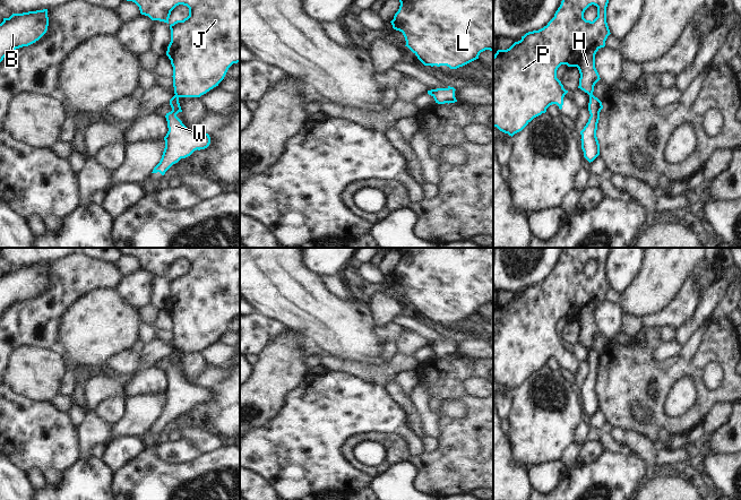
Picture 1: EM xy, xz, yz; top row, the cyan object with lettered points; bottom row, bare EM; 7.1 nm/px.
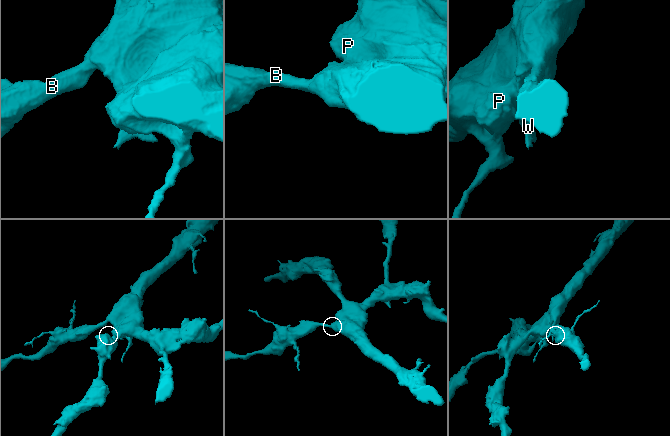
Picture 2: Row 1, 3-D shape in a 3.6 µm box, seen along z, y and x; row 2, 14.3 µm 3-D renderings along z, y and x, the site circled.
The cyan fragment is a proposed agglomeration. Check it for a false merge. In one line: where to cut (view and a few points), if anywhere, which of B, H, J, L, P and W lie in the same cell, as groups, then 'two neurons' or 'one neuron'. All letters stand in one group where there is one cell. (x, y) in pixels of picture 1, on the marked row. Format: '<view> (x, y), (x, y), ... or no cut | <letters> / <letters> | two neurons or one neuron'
xy (175, 94), (179, 96) | B H J L P / W | two neurons

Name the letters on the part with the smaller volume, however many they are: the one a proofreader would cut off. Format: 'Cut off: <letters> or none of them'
Cut off: W

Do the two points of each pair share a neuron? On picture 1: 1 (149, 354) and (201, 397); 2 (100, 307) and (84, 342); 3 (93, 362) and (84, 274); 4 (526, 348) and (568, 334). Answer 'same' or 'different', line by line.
1: different
2: same
3: different
4: different

